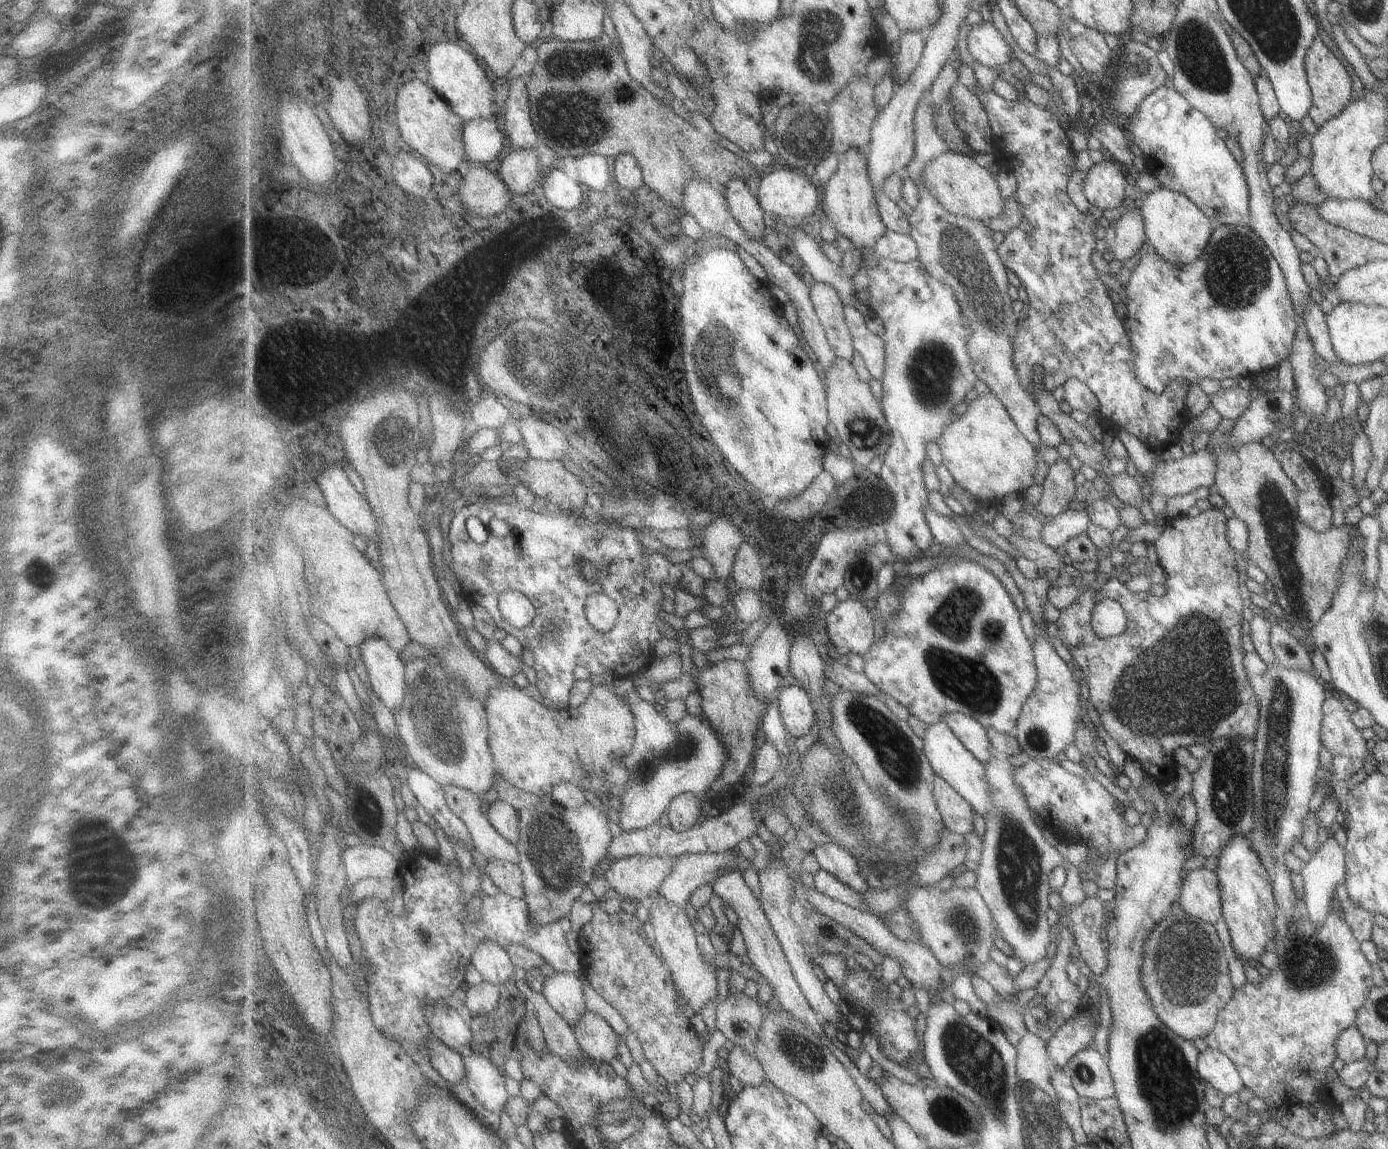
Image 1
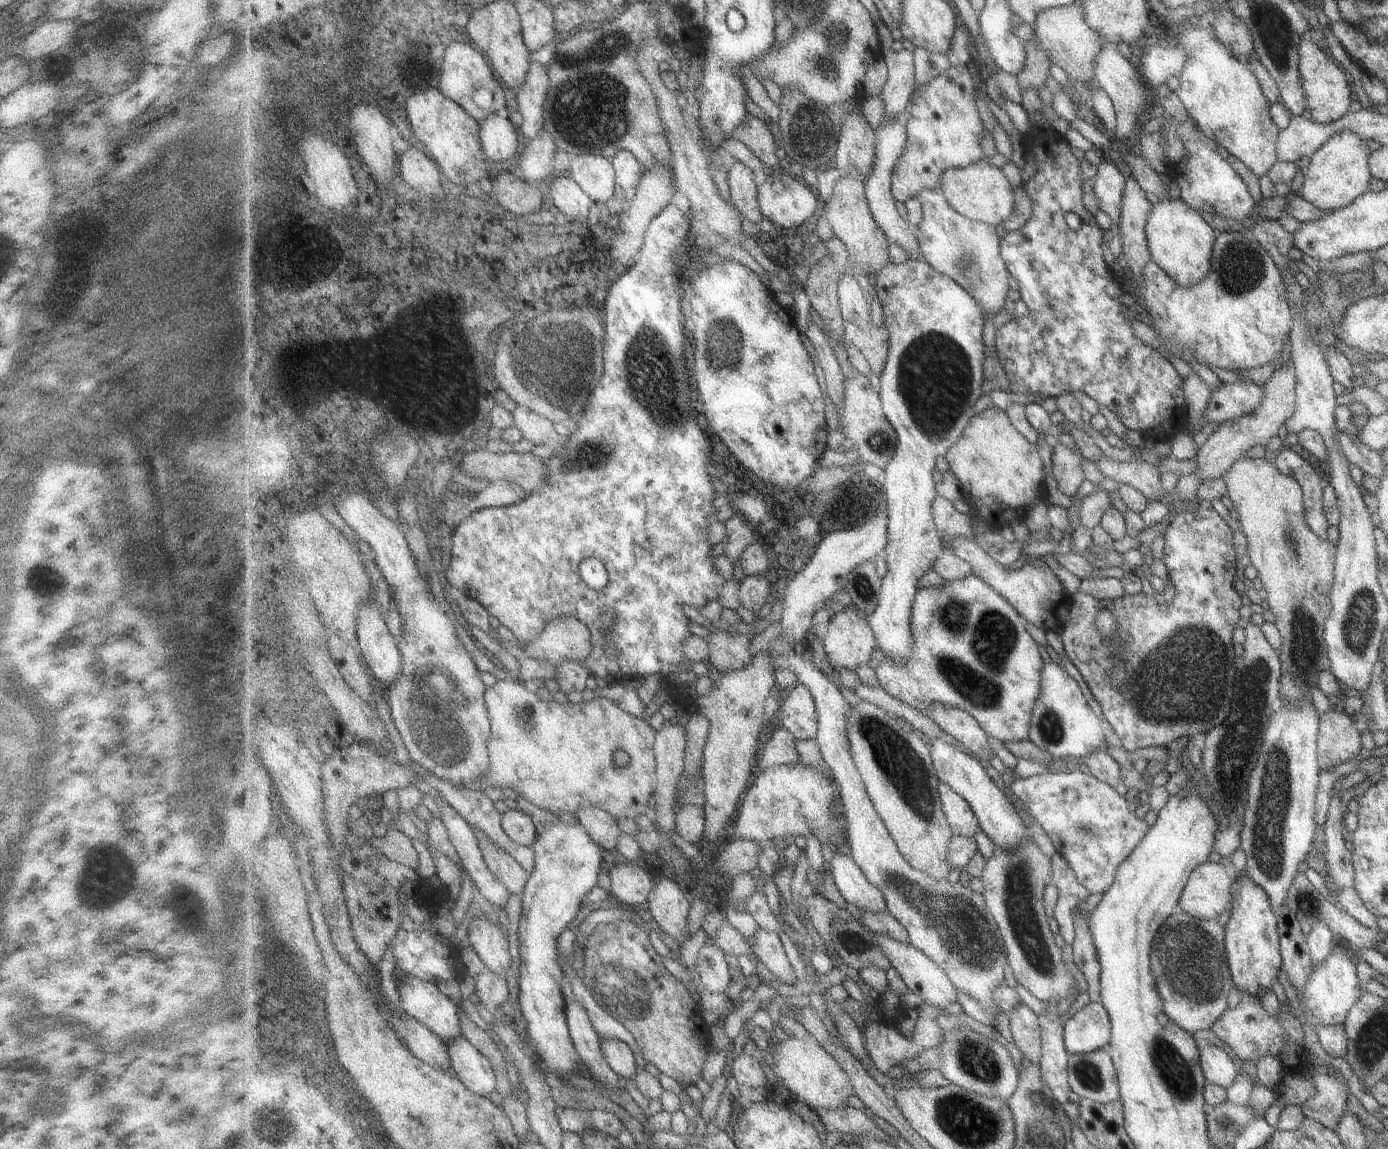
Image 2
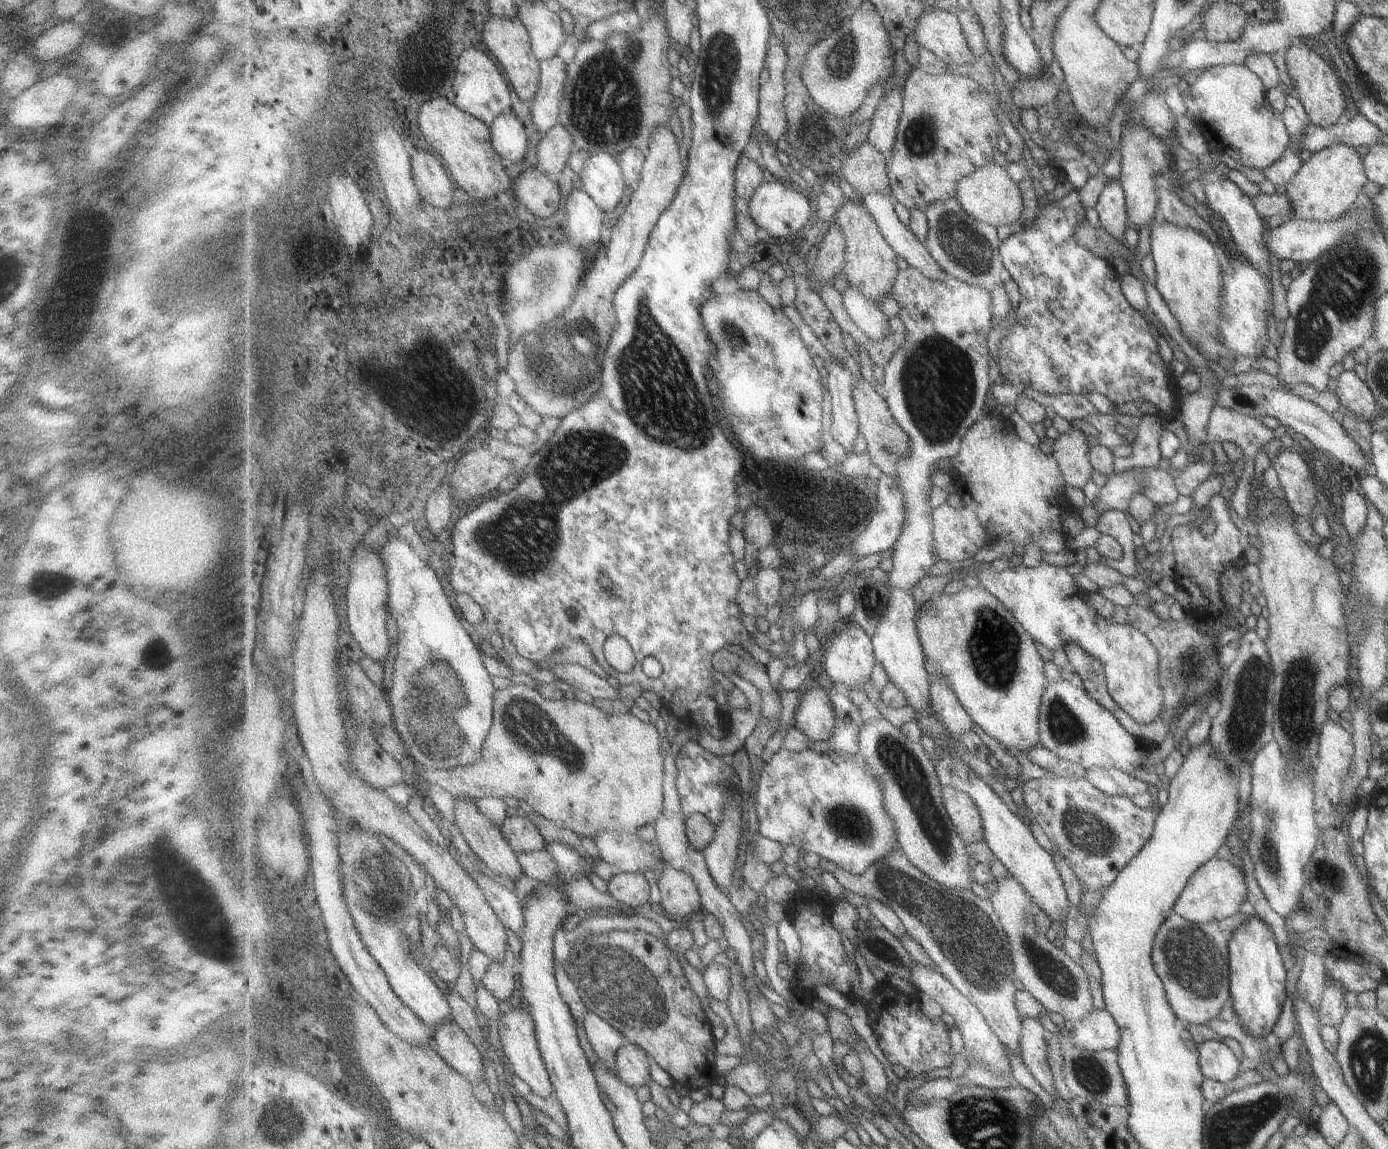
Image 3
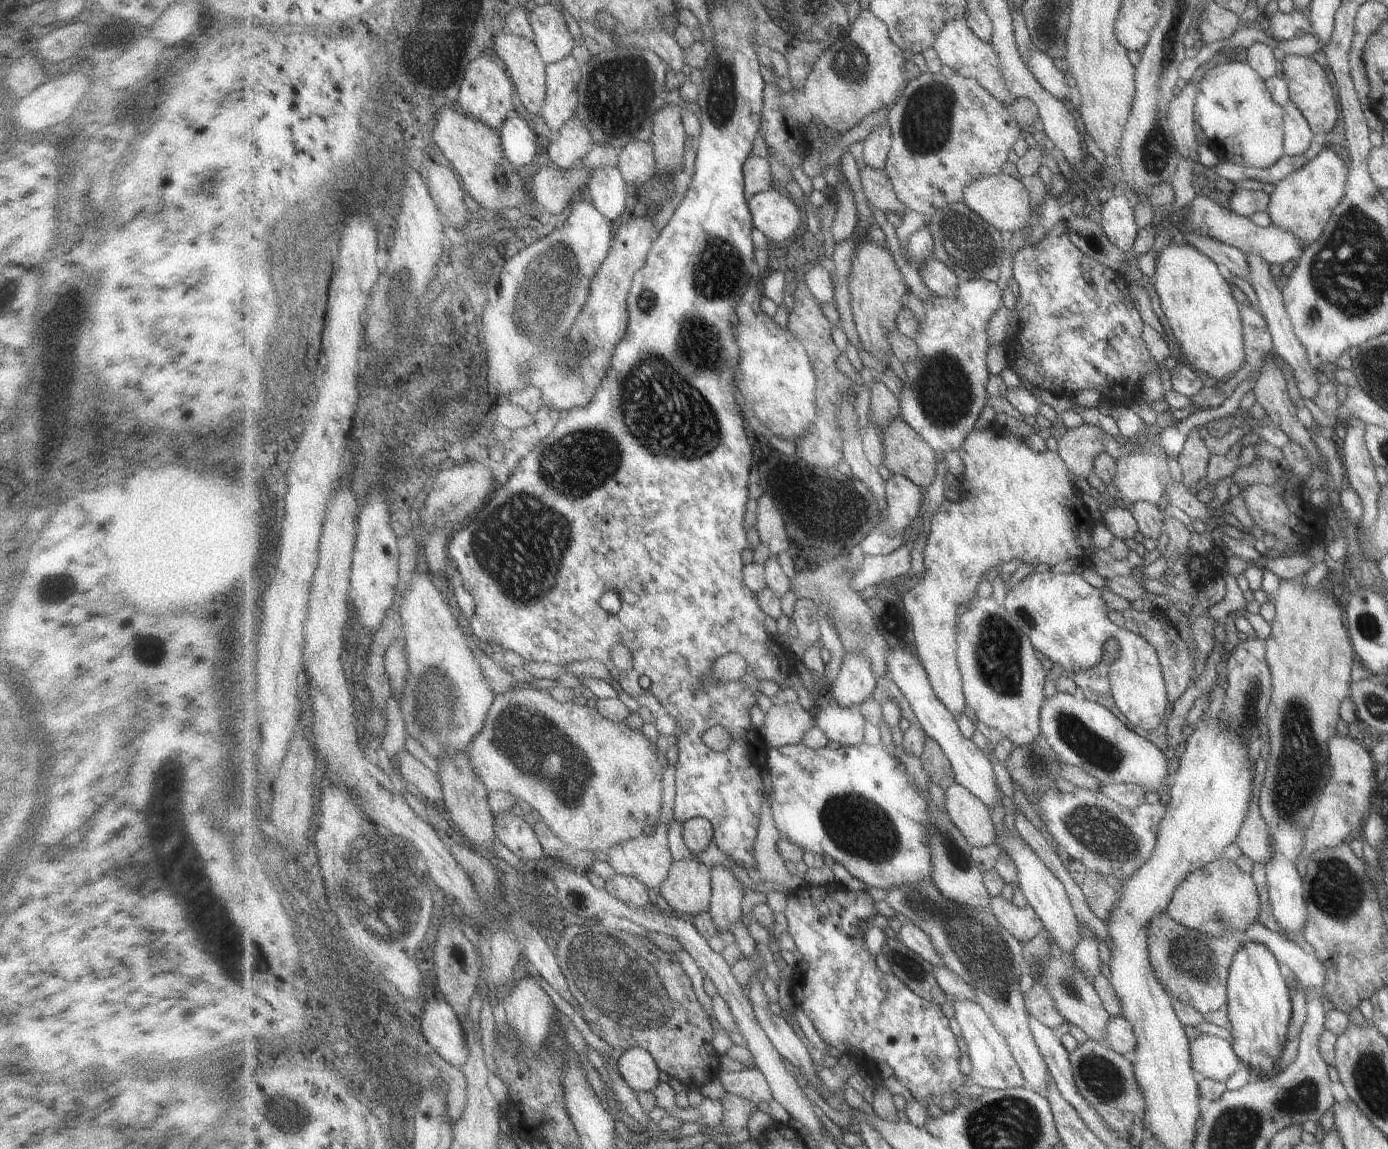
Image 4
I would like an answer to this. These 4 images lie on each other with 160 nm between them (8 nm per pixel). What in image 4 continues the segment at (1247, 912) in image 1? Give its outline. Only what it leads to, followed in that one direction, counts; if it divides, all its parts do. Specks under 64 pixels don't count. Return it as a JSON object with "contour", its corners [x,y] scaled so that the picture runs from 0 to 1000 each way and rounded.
{"contour":[[[898,819],[888,832],[883,853],[883,883],[887,895],[887,914],[894,928],[898,928],[903,940],[919,935],[919,923],[922,920],[927,904],[927,895],[929,887],[929,857],[921,849],[921,840],[916,828],[909,821]]]}

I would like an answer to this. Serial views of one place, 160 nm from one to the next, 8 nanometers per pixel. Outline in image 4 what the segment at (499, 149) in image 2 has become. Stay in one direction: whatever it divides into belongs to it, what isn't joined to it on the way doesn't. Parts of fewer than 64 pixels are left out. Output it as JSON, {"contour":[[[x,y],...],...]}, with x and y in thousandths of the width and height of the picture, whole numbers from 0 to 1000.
{"contour":[[[368,100],[360,114],[364,134],[370,144],[380,144],[388,134],[390,120],[377,103]]]}

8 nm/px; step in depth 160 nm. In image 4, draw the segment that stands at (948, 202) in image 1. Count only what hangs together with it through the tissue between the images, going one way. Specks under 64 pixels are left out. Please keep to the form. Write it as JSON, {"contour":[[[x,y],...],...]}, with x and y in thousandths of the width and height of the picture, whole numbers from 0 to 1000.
{"contour":[[[722,150],[701,158],[695,165],[695,177],[721,202],[726,200],[730,203],[736,199],[741,199],[746,184],[741,163],[738,161],[735,154],[727,153]]]}

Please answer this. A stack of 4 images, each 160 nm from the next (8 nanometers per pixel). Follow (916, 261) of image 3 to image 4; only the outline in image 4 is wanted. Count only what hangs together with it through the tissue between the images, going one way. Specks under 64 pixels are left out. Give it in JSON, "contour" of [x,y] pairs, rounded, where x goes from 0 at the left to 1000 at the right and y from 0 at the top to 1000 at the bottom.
{"contour":[[[674,225],[669,225],[662,235],[664,244],[672,255],[679,258],[688,258],[692,249],[689,237],[680,228]]]}

